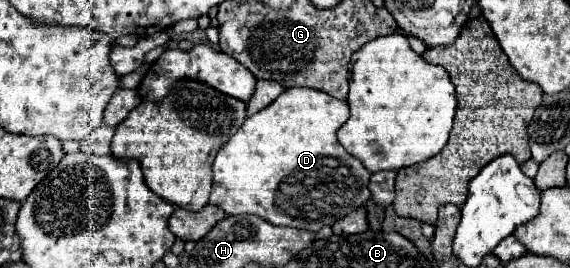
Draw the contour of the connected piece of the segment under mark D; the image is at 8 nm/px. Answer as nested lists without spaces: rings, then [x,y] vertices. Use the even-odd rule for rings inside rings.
[[[304,87],[286,89],[274,103],[260,113],[248,117],[242,127],[230,137],[230,141],[218,151],[212,171],[212,193],[210,205],[222,207],[228,215],[258,215],[274,225],[298,227],[308,231],[320,231],[324,225],[334,225],[338,217],[370,199],[370,171],[350,155],[336,139],[336,131],[348,121],[348,103],[330,97],[328,93]]]

